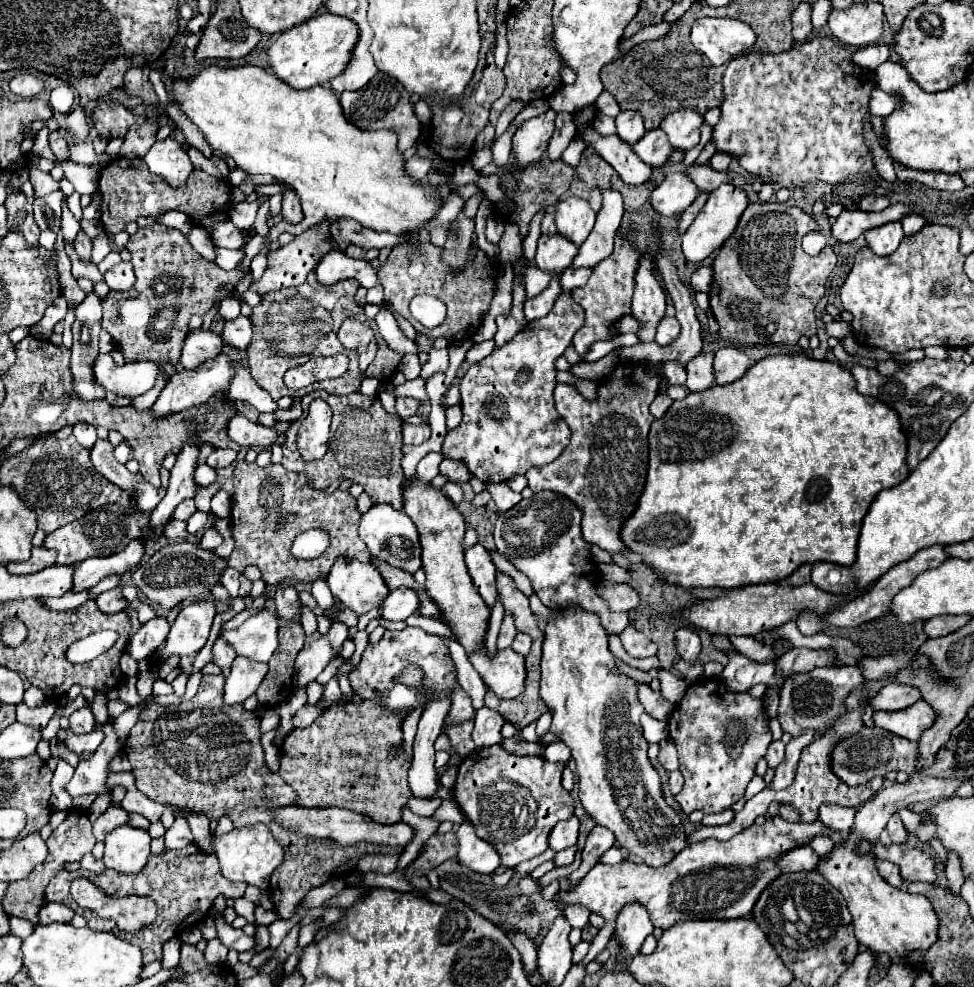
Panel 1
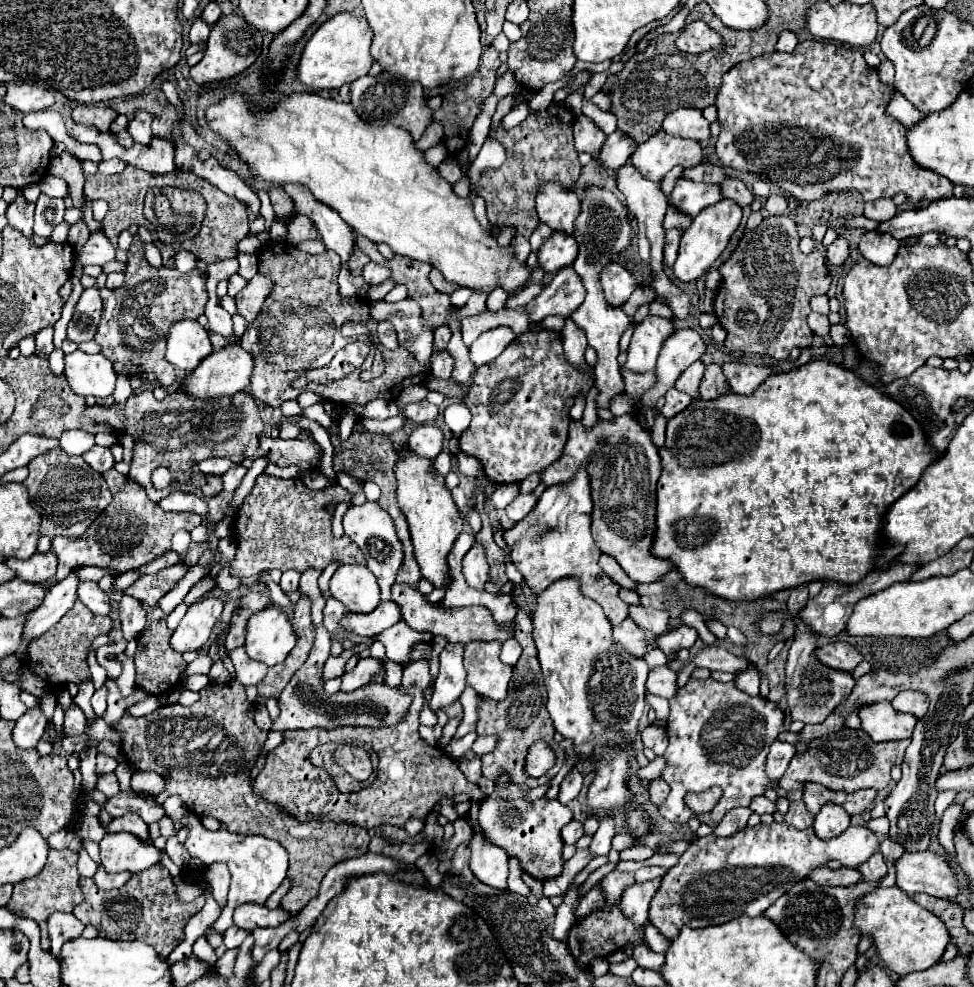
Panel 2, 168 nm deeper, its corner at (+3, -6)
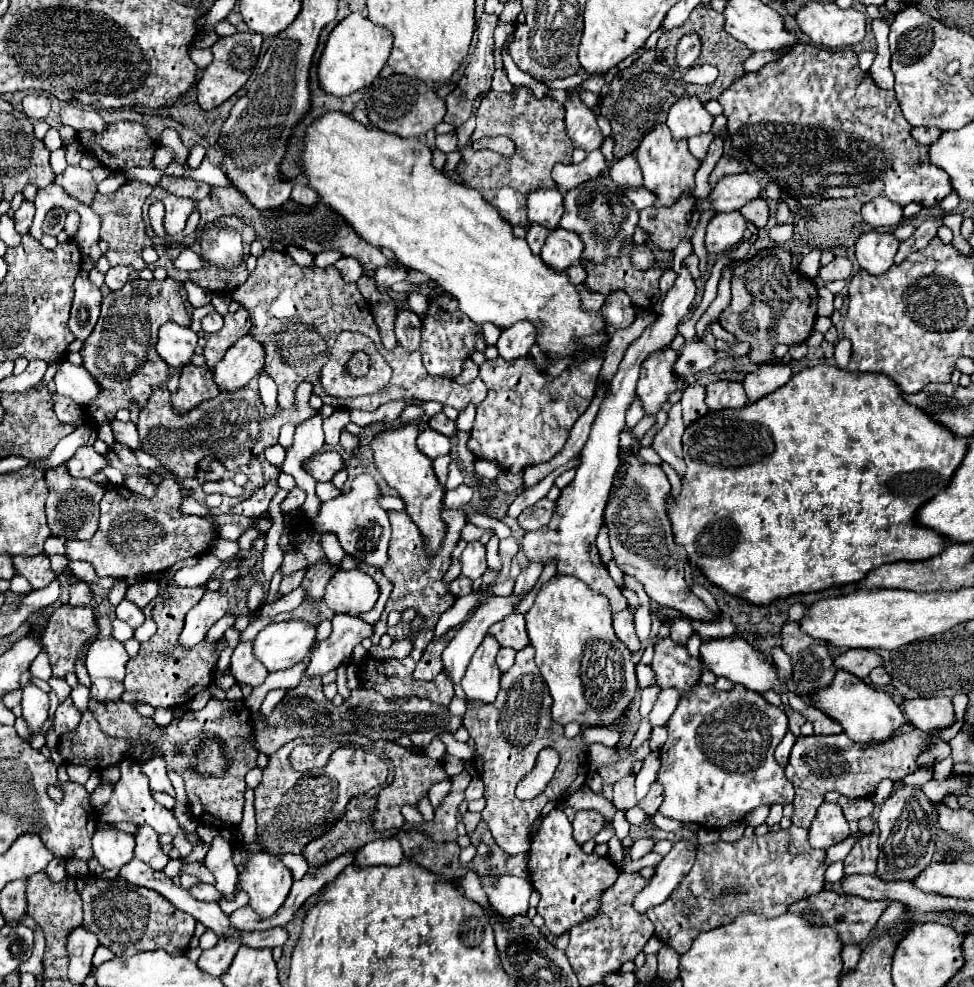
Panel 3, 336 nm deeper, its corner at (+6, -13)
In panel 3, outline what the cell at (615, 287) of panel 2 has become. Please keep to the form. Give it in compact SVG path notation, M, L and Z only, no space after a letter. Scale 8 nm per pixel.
M623 292L609 294L609 296L607 296L607 302L605 302L603 308L601 308L601 316L603 316L605 322L607 322L609 326L613 326L615 330L627 328L627 326L631 326L633 320L635 320L635 306L631 304L631 300L629 300Z

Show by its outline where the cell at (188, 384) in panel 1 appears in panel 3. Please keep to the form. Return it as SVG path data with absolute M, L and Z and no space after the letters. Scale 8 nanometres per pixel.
M251 334L237 340L225 354L225 358L217 364L213 378L223 392L235 392L249 384L263 368L265 352L261 342L257 342Z

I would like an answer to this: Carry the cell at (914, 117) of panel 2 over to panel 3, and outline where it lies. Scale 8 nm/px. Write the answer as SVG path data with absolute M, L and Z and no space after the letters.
M913 128L913 136L921 142L921 144L933 144L941 132L935 130L935 128Z

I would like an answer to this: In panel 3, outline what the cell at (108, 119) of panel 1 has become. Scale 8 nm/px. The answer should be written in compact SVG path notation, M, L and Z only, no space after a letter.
M65 106L61 110L61 124L71 126L73 130L91 130L91 132L103 132L107 124L95 110L85 110L77 106Z

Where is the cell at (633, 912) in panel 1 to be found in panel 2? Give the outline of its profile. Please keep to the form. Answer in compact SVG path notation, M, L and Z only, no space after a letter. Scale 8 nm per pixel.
M660 877L646 883L634 883L630 885L630 889L622 893L620 909L626 917L630 917L630 921L634 921L634 925L638 925L638 929L642 929L648 923L648 905L658 885L660 885Z

